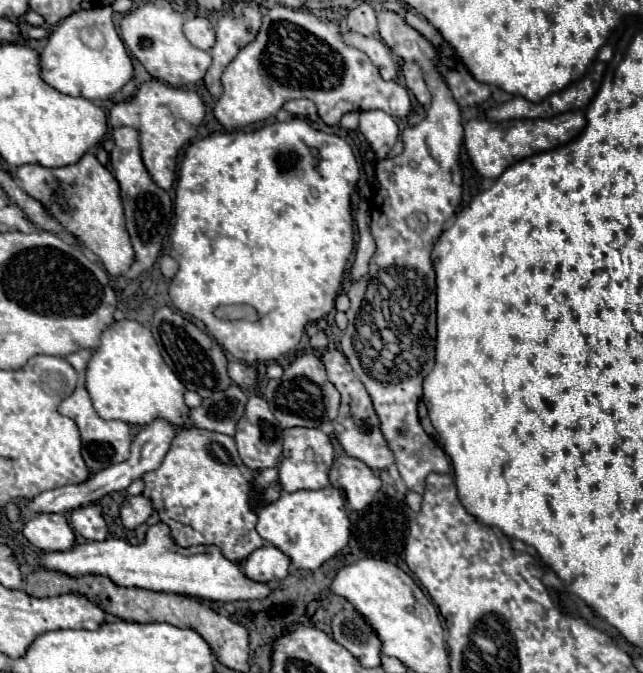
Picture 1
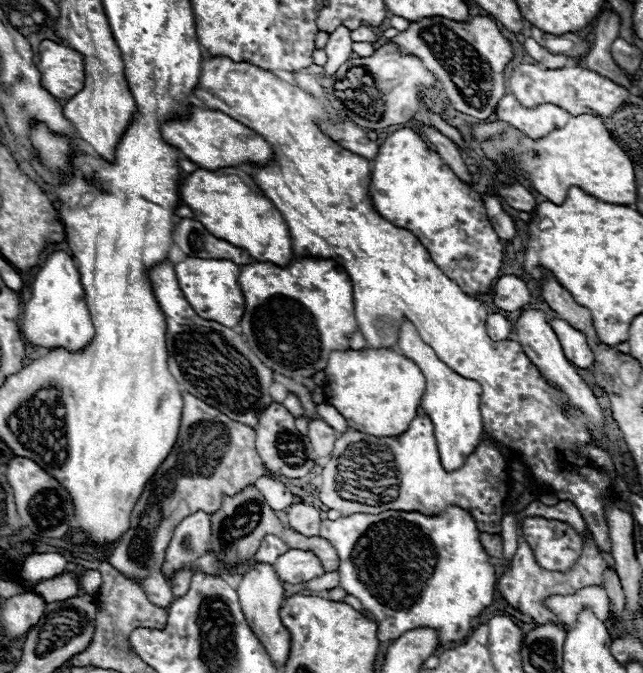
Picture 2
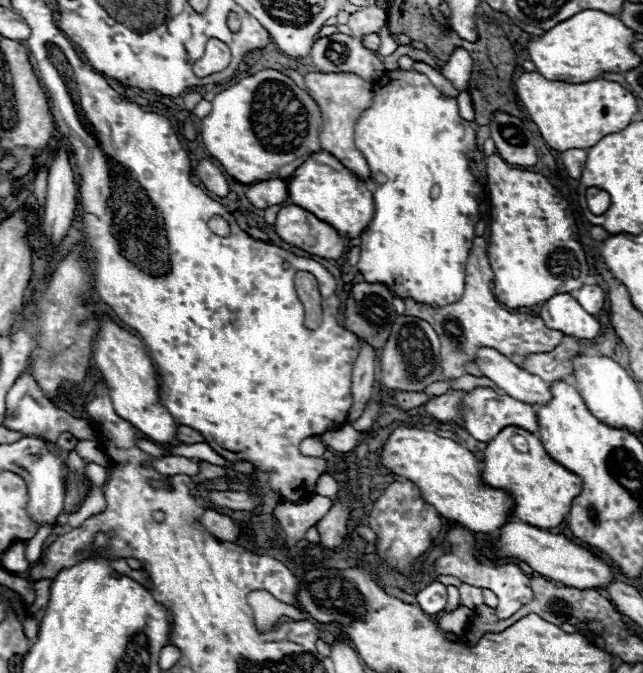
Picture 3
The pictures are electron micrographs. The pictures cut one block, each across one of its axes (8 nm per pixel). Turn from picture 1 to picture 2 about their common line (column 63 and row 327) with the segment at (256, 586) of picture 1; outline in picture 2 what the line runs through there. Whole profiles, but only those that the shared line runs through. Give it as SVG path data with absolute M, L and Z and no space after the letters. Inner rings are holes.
M554 318L550 320L550 326L552 330L556 332L560 344L562 344L562 350L564 350L564 356L578 368L590 368L594 364L594 354L586 342L586 336L582 332L578 332L576 328L572 328L568 322L560 320L560 318Z

